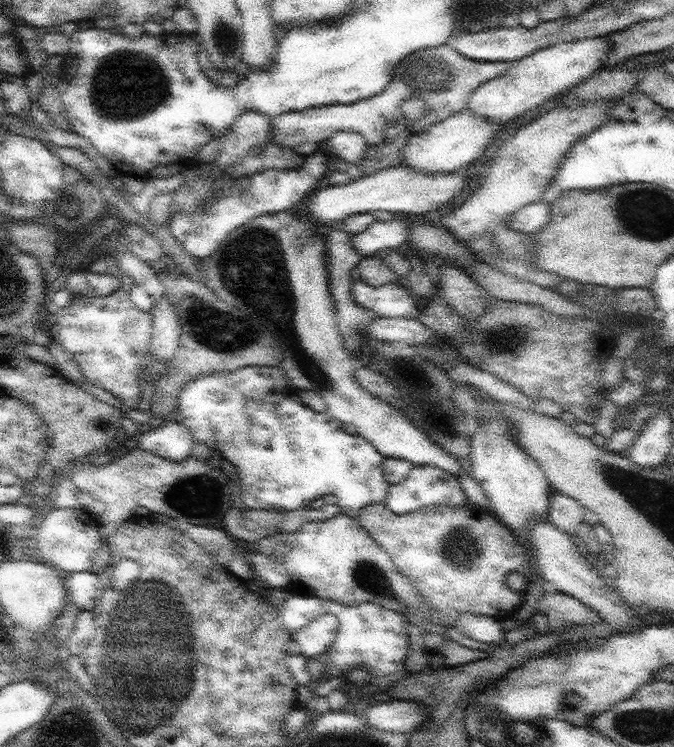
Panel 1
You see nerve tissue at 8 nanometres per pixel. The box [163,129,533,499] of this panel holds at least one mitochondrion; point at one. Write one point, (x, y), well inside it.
(256, 254)

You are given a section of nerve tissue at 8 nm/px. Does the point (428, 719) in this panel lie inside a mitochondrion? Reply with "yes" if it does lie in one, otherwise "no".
no

